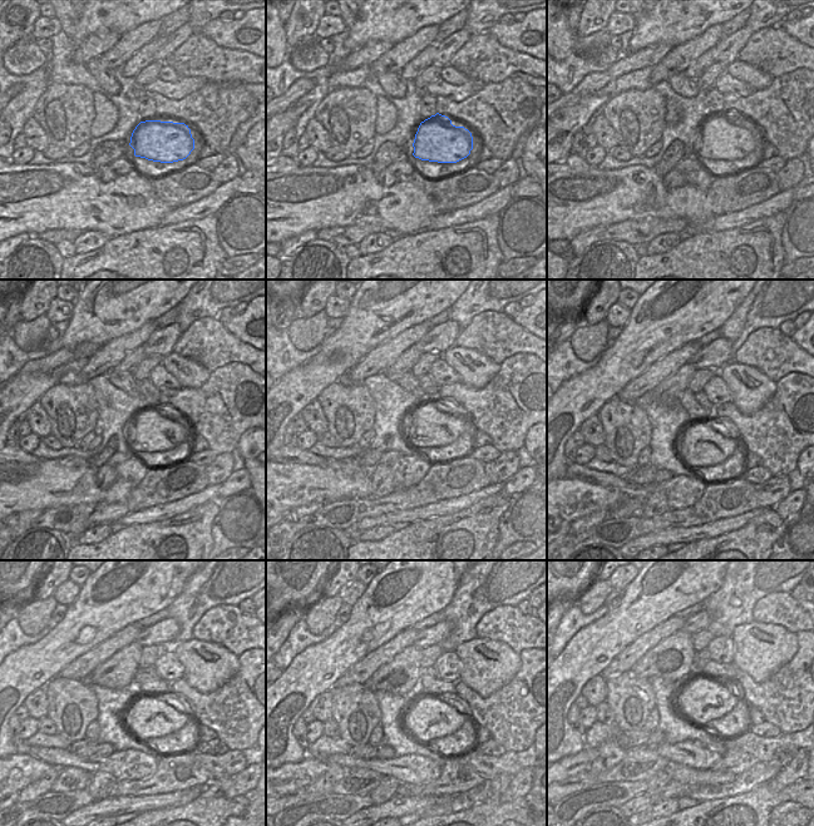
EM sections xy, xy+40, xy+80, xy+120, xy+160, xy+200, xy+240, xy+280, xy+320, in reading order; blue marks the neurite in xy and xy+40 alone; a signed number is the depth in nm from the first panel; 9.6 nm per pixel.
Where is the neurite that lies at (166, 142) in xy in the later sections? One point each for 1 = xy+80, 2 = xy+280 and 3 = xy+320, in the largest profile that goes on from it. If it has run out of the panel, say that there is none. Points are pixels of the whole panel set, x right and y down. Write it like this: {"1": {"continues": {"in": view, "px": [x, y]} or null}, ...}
{"1": {"continues": {"in": "xy+80", "px": [719, 139]}}, "2": {"continues": {"in": "xy+280", "px": [425, 698]}}, "3": {"continues": {"in": "xy+320", "px": [702, 698]}}}

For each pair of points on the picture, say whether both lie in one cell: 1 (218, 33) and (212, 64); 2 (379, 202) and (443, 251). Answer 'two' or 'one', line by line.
1: two
2: two

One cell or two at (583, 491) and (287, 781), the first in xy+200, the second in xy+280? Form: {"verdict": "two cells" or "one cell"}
{"verdict": "one cell"}

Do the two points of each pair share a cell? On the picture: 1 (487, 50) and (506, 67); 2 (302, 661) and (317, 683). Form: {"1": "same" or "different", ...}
{"1": "same", "2": "different"}

